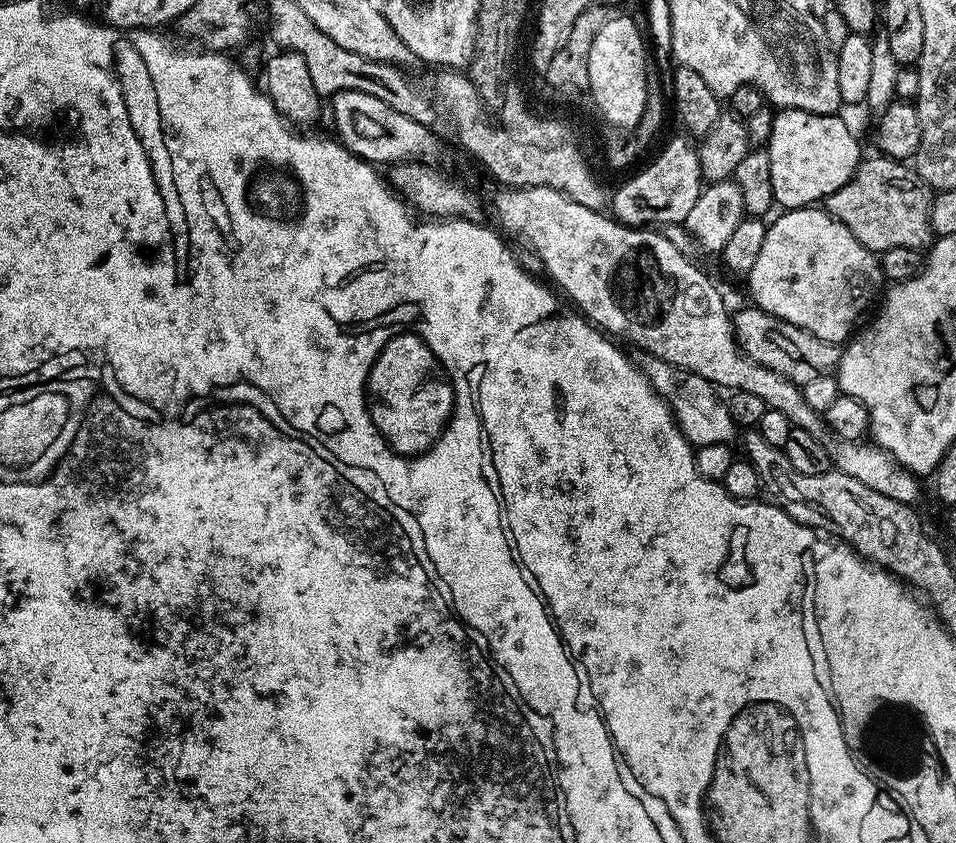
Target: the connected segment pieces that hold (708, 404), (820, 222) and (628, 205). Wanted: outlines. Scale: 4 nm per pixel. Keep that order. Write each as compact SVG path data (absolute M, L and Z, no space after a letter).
M644 354L639 358L641 359L638 360L640 371L652 383L653 390L668 403L668 409L672 412L672 416L675 418L677 424L680 425L682 434L686 437L689 444L696 448L701 448L702 446L714 446L715 444L731 445L733 443L732 439L735 438L736 432L738 436L738 426L732 421L732 415L730 414L728 405L722 399L721 393L718 391L716 385L712 384L706 378L702 378L702 374L694 374L682 366L674 366L657 356Z
M823 207L789 208L781 211L779 214L781 216L776 221L771 221L768 224L766 239L762 242L762 250L758 254L758 259L754 261L754 270L750 270L750 274L746 278L748 292L752 295L751 303L774 318L782 318L802 330L810 330L810 334L815 334L817 338L822 338L822 342L843 345L853 335L854 329L857 327L856 319L867 310L868 303L875 298L876 291L879 290L880 284L882 285L882 281L884 280L884 272L880 268L877 253L871 252L866 246L862 246L862 242L858 242L858 238L854 238L854 234L850 234L850 230L846 225L838 222L832 215L825 212Z
M680 136L674 137L653 158L652 164L646 165L641 172L634 173L613 196L611 193L610 212L615 219L629 228L683 225L686 214L690 214L702 191L700 154L697 145L691 139L688 140L683 140Z

